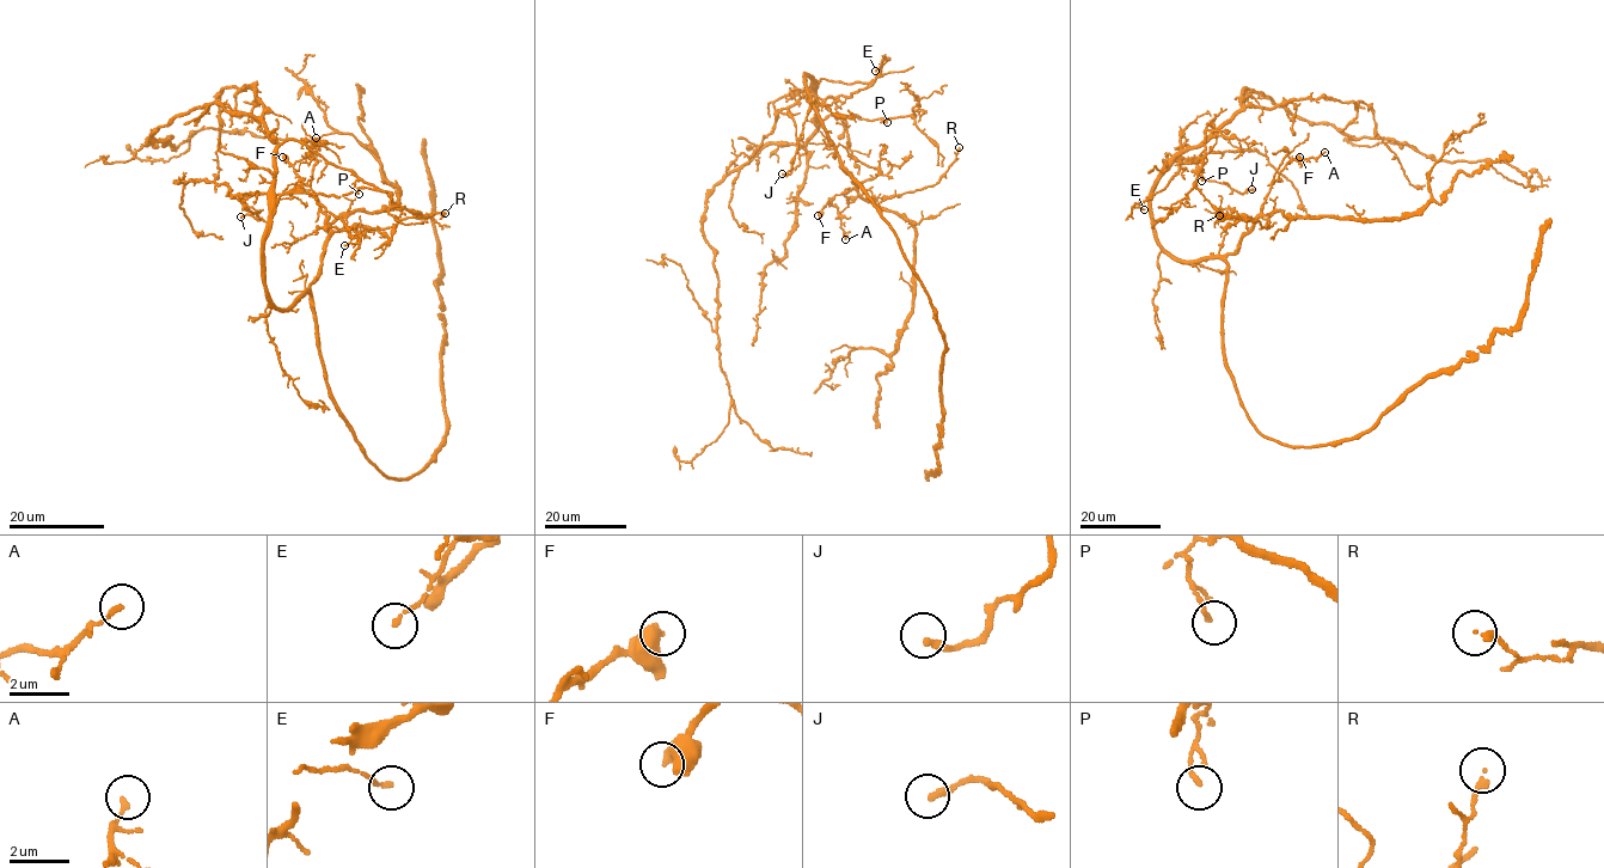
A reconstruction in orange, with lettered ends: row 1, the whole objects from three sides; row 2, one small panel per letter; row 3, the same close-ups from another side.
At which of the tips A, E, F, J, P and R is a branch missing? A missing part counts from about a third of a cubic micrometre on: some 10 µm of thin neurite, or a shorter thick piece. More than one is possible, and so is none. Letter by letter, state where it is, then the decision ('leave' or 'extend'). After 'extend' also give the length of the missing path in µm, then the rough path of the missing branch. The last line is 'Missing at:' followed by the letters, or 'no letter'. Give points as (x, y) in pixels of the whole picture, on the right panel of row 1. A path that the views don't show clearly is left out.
A: (1324, 152) | leave
E: (1144, 209) | leave
F: (1299, 157) | leave
J: (1252, 189) | leave
P: (1201, 181) | leave
R: (1219, 215) | leave
Missing at: no letter

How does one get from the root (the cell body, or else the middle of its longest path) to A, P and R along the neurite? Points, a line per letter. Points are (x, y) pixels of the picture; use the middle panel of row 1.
A: (824, 126), (840, 166), (856, 182), (851, 190), (827, 201), (838, 211), (845, 239)
P: (824, 126), (809, 99), (807, 72), (819, 123), (830, 115), (880, 118), (887, 122)
R: (824, 126), (842, 169), (850, 173), (857, 194), (869, 201), (934, 185), (955, 160), (959, 147)

